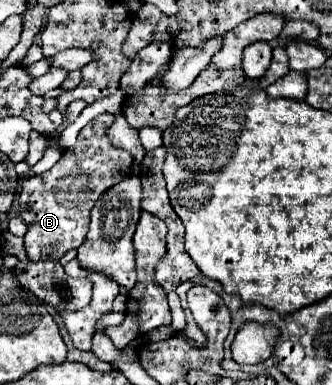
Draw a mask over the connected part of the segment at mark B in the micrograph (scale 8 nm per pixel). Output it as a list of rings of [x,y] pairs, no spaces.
[[[105,113],[95,117],[85,129],[81,129],[77,143],[71,151],[65,151],[61,159],[43,175],[33,175],[25,179],[19,193],[19,213],[27,223],[25,251],[31,261],[41,261],[51,257],[55,251],[55,261],[59,261],[67,251],[77,249],[89,231],[89,213],[95,201],[131,173],[131,155],[125,149],[113,147],[107,139],[107,131],[115,117]]]

